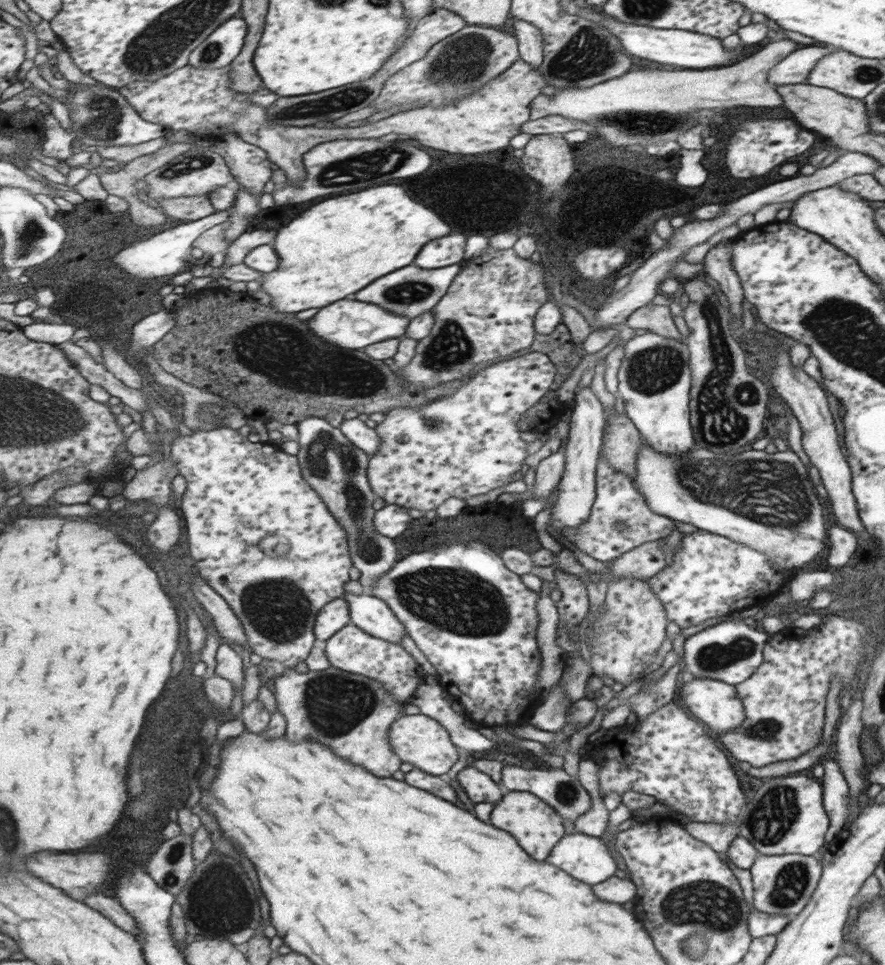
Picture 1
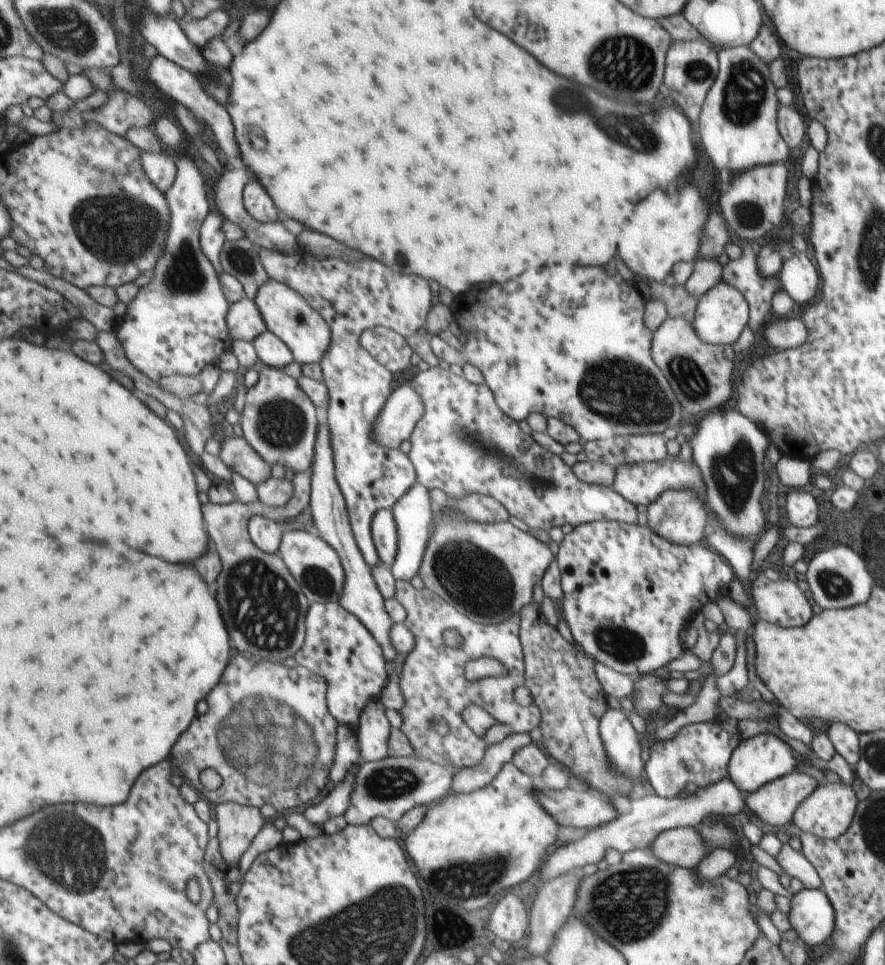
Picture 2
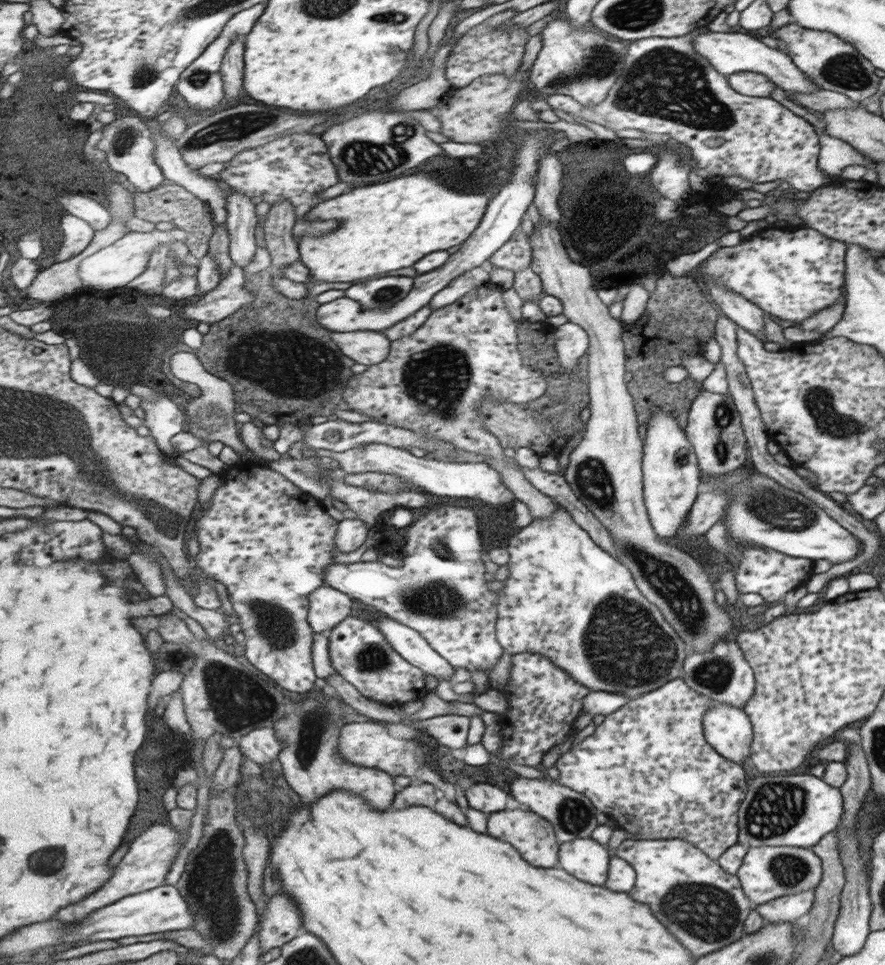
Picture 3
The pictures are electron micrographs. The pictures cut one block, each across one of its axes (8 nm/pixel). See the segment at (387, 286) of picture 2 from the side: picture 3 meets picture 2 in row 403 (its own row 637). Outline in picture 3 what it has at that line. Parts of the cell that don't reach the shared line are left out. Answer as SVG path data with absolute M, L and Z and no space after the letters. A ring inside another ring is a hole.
M349 615L331 630L329 652L338 674L364 698L385 705L399 705L423 696L423 671L405 662L385 640L381 630L359 616Z

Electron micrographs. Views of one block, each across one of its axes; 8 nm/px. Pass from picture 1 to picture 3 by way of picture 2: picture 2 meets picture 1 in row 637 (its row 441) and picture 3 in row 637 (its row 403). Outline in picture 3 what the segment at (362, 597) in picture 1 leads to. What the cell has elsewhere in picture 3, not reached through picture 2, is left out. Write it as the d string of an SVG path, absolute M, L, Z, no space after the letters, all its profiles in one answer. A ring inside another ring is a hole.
M385 616L377 618L376 621L377 629L381 630L385 640L405 662L412 663L429 676L449 681L453 667L441 658L416 630Z

